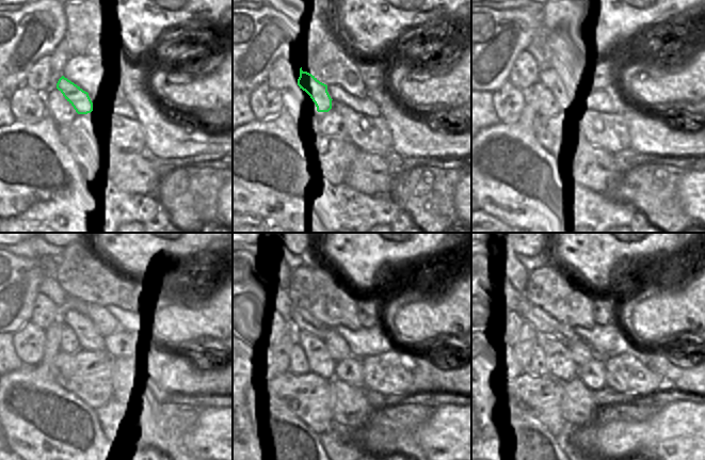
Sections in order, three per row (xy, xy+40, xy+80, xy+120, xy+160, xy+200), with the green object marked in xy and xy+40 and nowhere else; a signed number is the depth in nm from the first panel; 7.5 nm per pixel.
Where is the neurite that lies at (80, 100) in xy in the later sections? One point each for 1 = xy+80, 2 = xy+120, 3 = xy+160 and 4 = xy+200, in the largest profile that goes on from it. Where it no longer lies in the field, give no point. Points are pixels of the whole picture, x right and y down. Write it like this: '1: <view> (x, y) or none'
1: xy+80 (548, 78)
2: xy+120 (90, 338)
3: xy+160 (336, 346)
4: xy+200 (581, 353)

